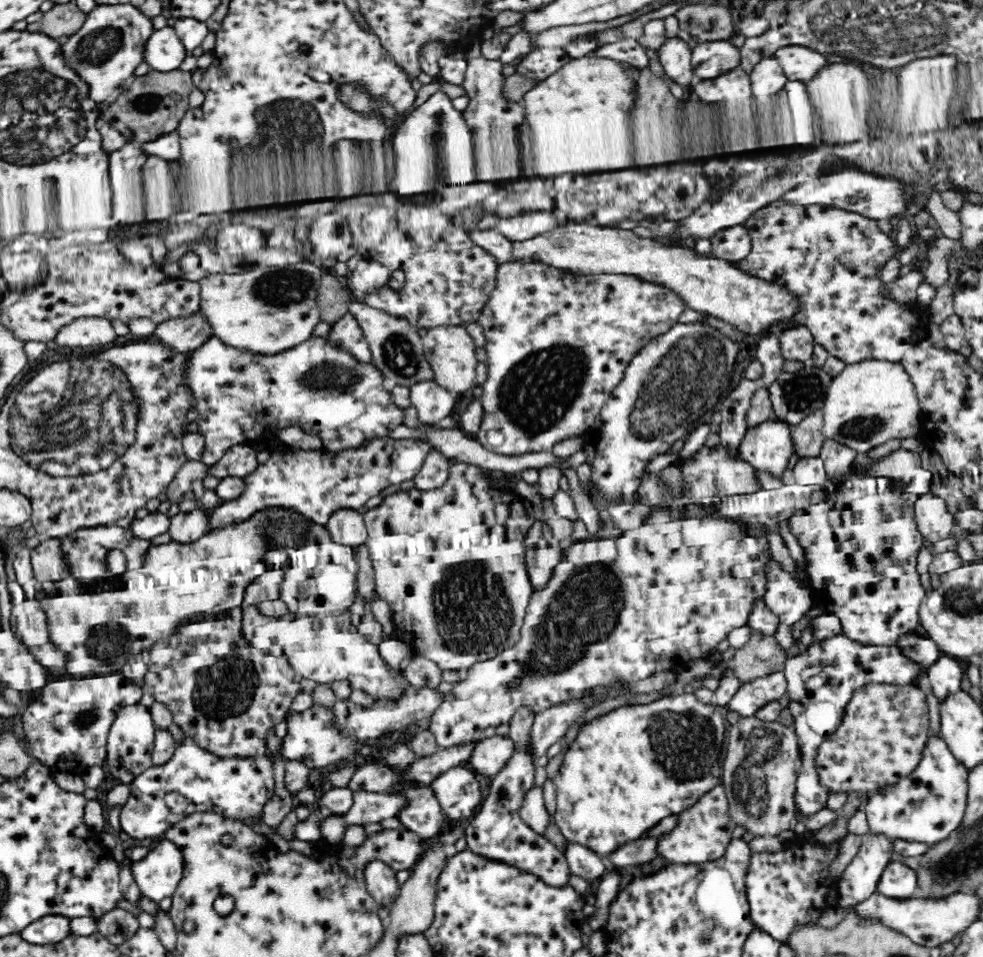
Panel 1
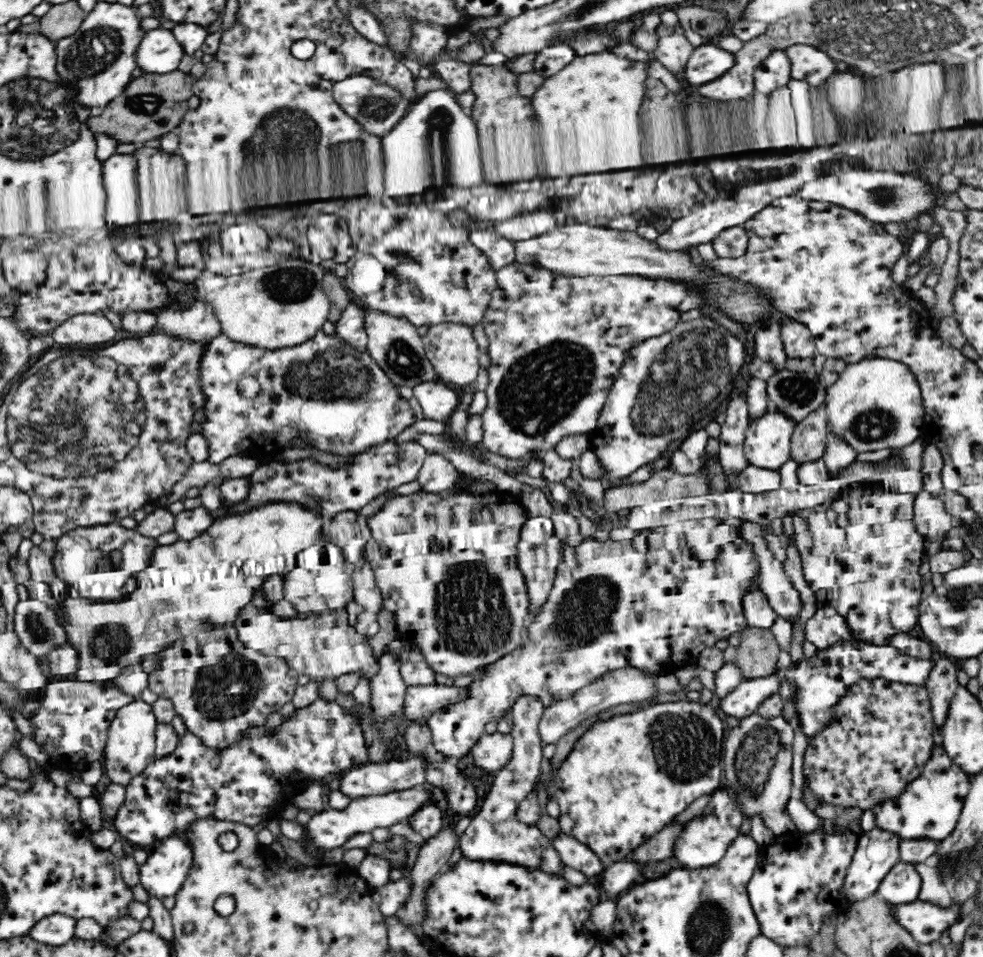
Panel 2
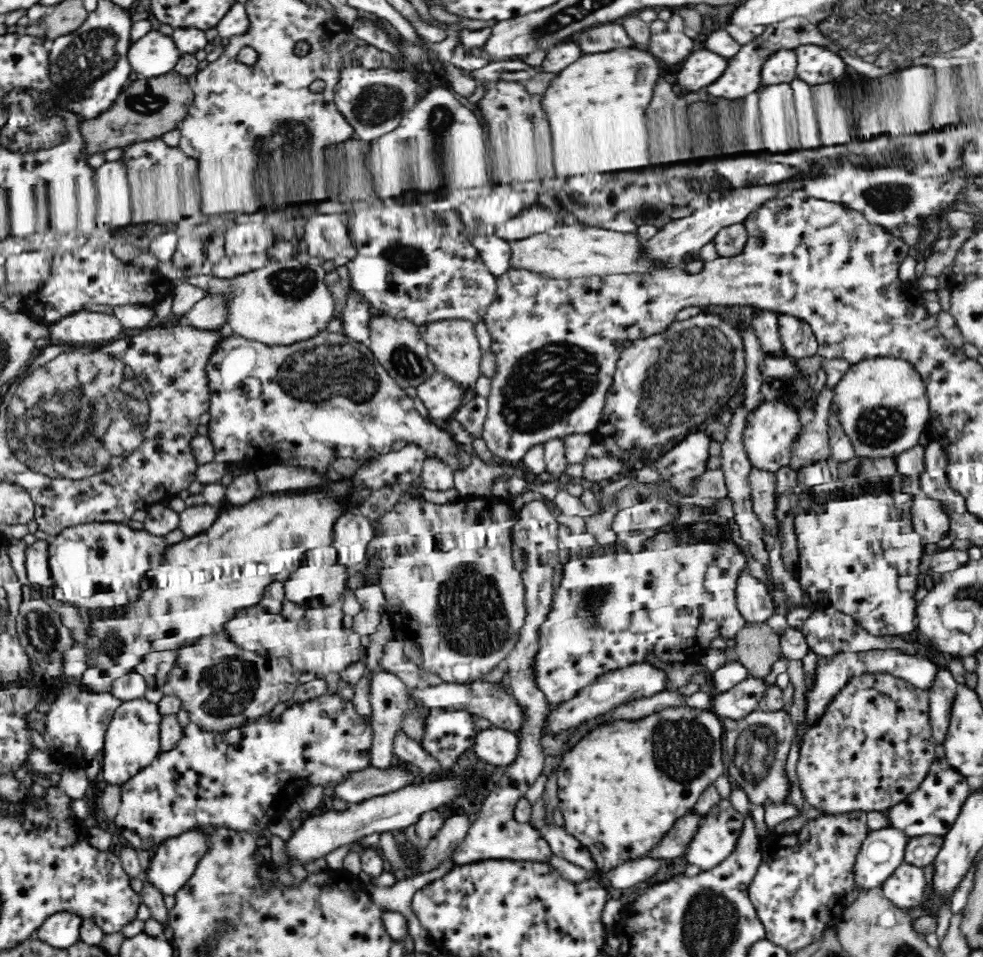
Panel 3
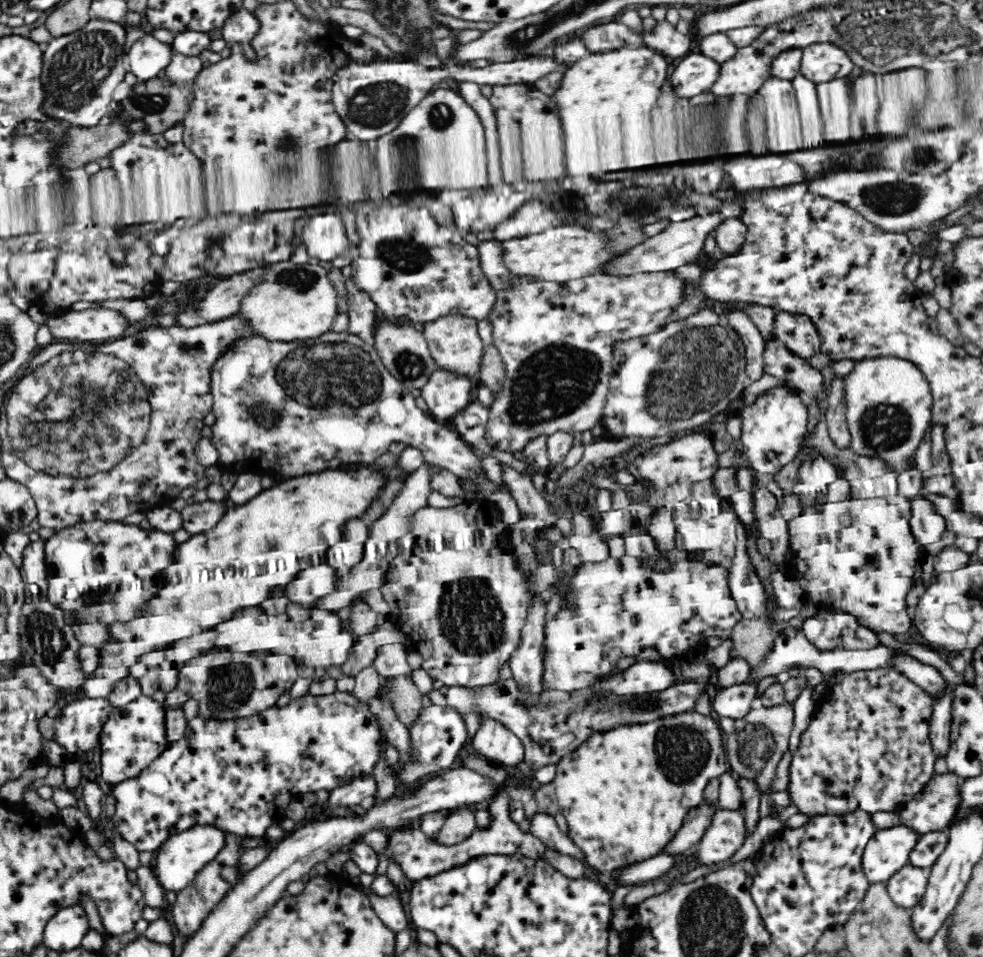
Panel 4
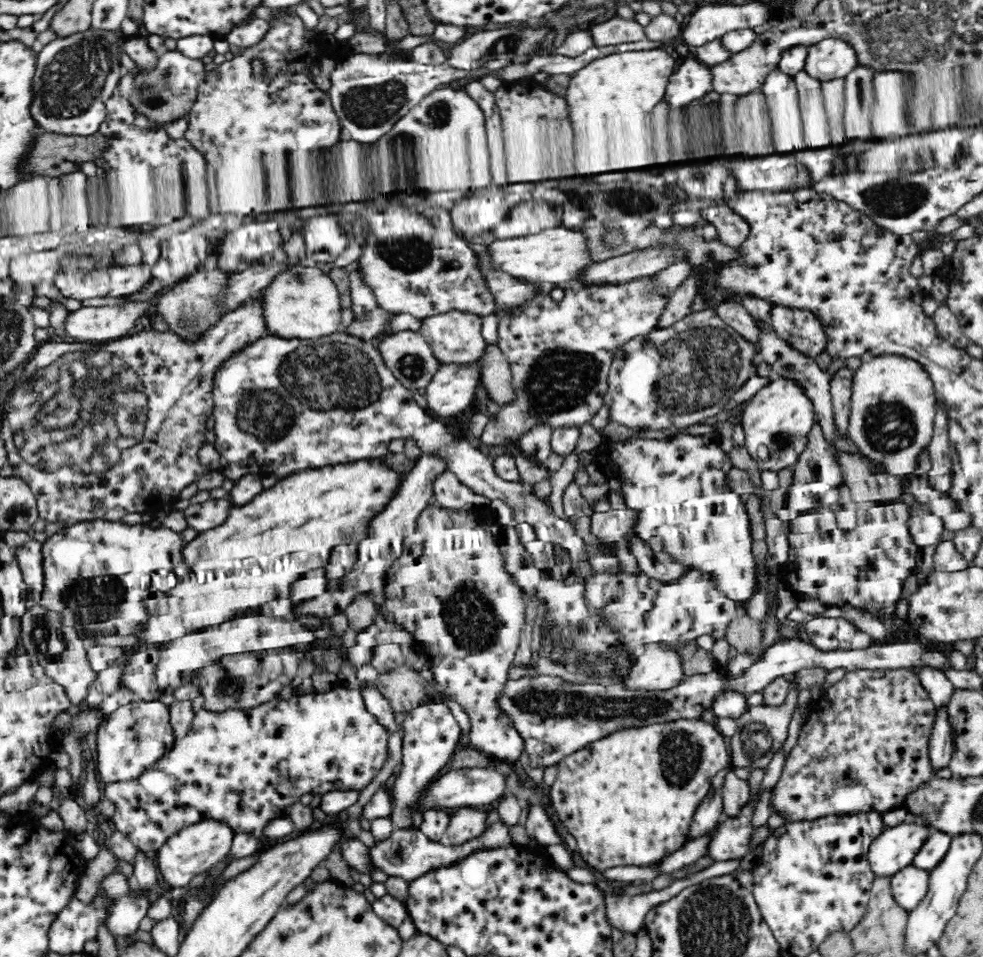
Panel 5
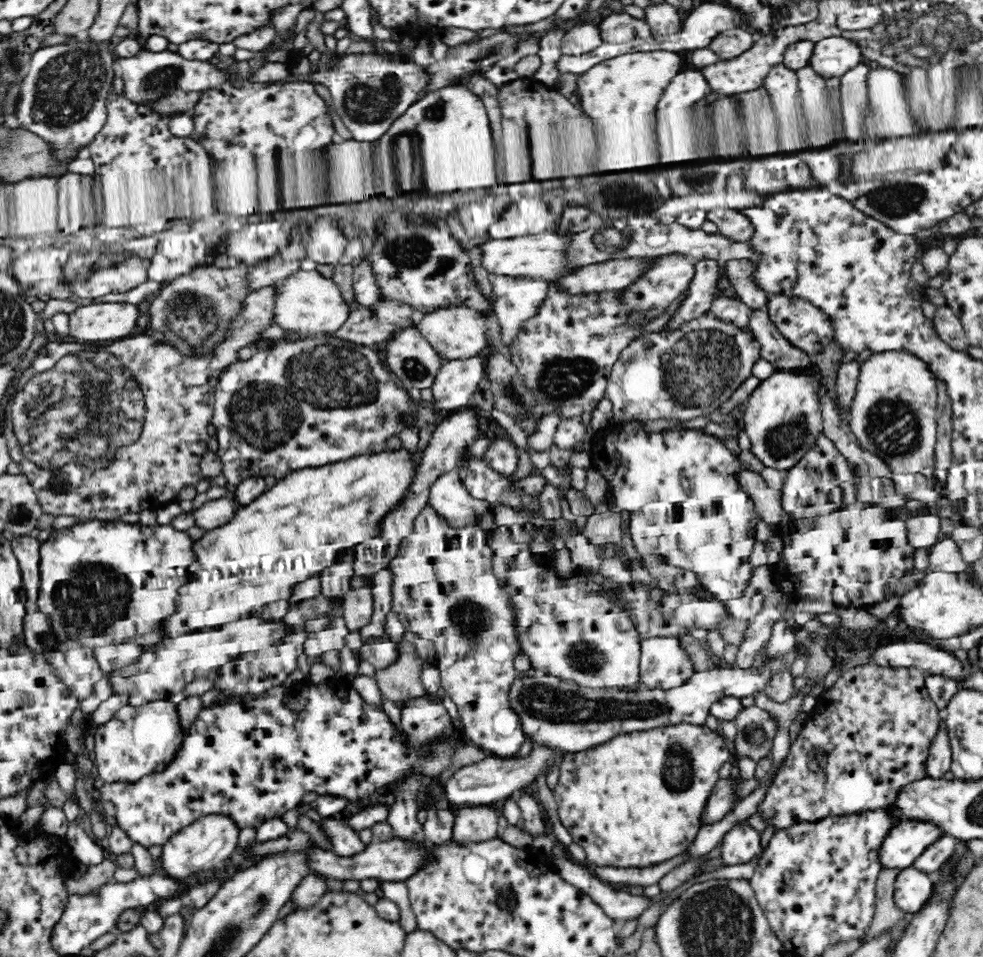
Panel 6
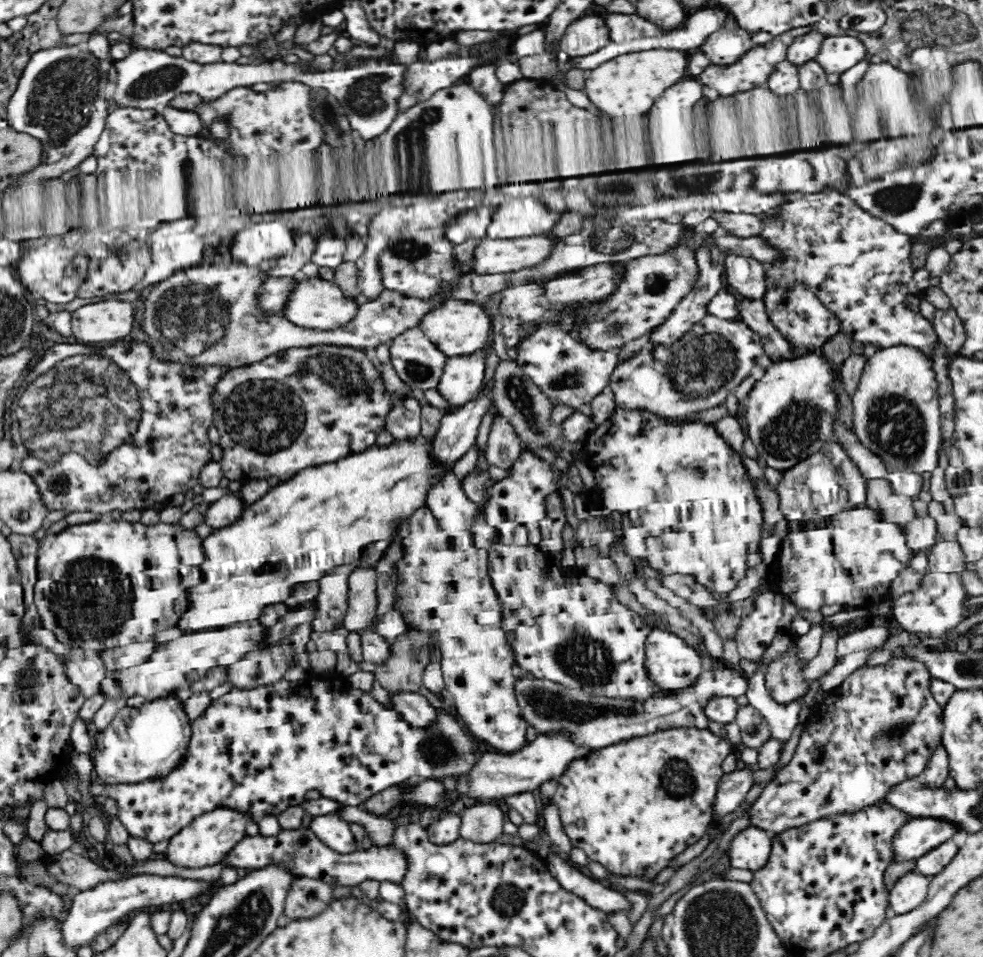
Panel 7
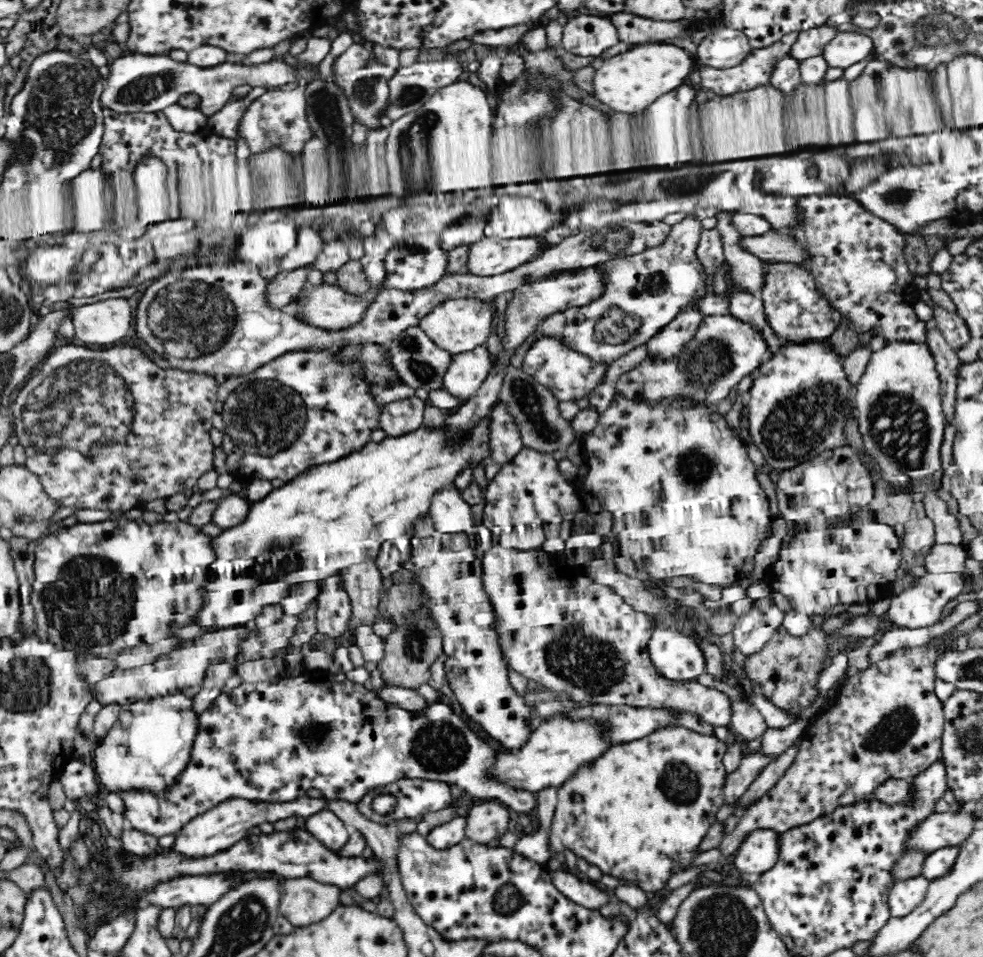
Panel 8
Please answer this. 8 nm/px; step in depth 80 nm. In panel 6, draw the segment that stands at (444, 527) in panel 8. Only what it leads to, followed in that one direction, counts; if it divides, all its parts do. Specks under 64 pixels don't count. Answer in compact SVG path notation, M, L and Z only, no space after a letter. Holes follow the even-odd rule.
M458 468L441 474L429 486L427 504L450 528L466 528L476 524L491 506L485 500L476 500L470 496Z

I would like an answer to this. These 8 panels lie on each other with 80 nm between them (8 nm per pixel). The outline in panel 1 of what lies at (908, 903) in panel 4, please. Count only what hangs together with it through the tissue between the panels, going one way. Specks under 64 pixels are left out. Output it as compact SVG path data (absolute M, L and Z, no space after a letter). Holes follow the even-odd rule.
M892 862L882 874L877 892L886 898L908 900L918 893L918 873L900 862Z

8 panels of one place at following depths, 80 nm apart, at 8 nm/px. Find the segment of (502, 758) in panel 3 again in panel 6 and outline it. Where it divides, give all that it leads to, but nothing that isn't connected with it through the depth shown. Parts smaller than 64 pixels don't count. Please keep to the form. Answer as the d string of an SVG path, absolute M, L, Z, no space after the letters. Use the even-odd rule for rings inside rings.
M430 505L421 508L414 517L411 535L402 540L398 556L389 564L393 574L391 611L398 615L405 631L416 633L434 644L437 667L442 675L442 691L456 704L468 742L486 749L487 754L512 757L517 755L526 737L522 722L510 705L514 658L519 652L519 645L510 622L514 618L510 602L506 600L506 594L502 594L498 580L492 576L489 536L490 533L477 524L450 528ZM448 588L454 590L456 596L444 596L448 594Z

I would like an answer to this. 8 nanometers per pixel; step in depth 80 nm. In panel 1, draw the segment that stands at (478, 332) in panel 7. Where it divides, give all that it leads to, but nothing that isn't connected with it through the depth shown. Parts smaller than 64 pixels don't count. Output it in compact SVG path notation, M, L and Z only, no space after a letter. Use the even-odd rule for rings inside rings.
M442 325L429 328L421 339L424 356L436 375L434 382L458 397L468 394L470 388L475 385L474 377L479 360L477 346L464 325Z

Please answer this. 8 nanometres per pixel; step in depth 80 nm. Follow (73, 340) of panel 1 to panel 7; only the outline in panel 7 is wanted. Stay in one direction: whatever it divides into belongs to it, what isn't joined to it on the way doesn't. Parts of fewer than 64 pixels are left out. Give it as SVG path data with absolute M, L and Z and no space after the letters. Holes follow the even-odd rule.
M106 300L72 310L71 325L77 342L117 342L132 335L134 309L124 300Z

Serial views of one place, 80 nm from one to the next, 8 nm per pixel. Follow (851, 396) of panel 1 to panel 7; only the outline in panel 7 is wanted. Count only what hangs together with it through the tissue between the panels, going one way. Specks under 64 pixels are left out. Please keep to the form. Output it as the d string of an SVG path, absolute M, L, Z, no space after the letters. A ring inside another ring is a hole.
M890 345L878 349L864 366L860 384L854 392L854 430L864 448L876 454L888 472L906 471L921 475L938 466L942 425L938 382L933 368L931 356L914 345Z

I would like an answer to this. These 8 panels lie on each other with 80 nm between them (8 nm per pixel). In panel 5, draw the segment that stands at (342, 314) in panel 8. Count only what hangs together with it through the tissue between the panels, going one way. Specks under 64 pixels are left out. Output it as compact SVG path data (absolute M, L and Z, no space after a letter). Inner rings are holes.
M292 265L259 293L266 309L266 332L287 339L313 339L343 332L342 301L334 281L318 267Z

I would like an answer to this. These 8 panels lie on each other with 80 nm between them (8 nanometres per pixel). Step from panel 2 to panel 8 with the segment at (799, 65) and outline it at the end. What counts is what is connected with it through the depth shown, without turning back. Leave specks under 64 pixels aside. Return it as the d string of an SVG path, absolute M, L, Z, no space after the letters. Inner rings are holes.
M858 30L839 31L838 36L824 47L822 55L828 66L845 69L874 57L874 39L870 34L858 33Z

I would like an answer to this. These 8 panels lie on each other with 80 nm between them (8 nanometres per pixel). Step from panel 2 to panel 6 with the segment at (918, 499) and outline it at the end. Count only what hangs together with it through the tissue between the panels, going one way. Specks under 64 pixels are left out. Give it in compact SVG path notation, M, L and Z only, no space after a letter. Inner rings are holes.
M918 514L905 521L907 539L915 549L930 549L941 539L939 518L932 514Z

